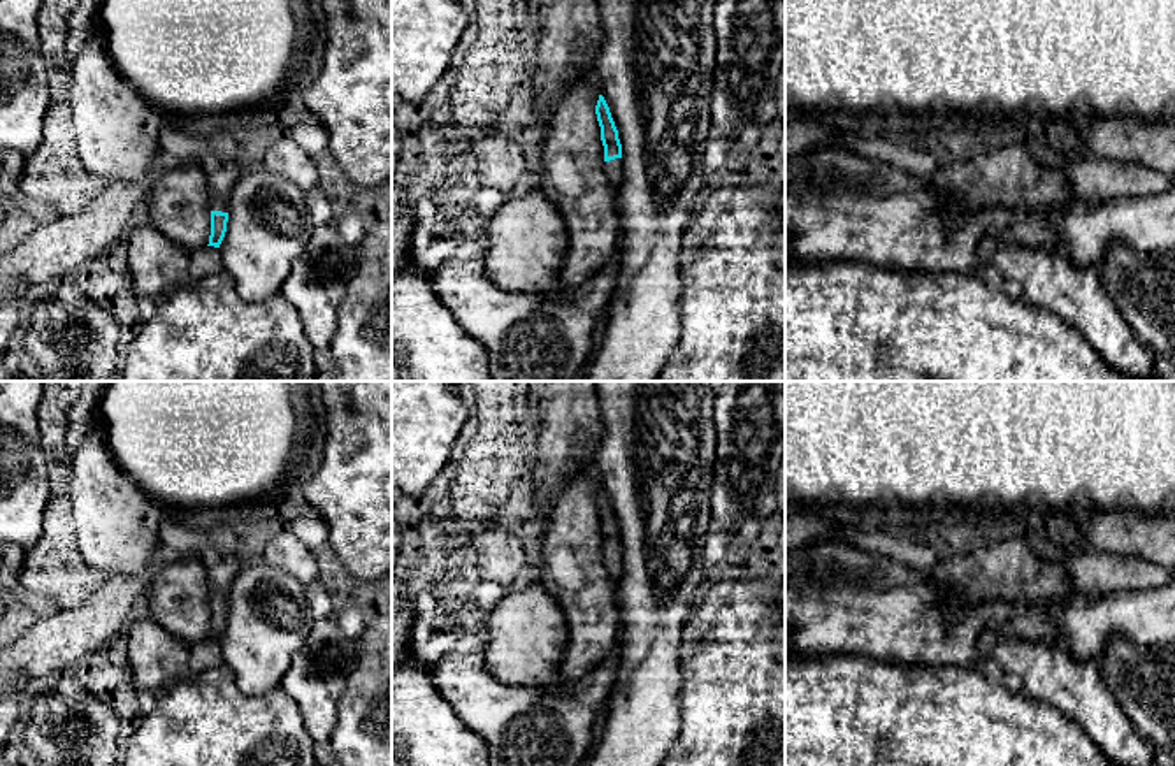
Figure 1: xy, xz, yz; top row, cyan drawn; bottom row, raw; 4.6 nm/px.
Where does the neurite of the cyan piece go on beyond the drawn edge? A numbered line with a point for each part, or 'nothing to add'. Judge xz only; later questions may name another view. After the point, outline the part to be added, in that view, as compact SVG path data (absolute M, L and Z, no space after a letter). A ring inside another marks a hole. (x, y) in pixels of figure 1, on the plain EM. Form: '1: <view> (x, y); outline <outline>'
1: xz (613, 561); outline M622 552L604 555L604 566L606 566L613 583L616 585L618 580L622 578Z

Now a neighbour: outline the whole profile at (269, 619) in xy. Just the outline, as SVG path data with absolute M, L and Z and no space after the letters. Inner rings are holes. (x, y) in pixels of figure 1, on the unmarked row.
M263 560L241 567L220 638L237 687L251 697L279 687L313 624L306 585L295 576Z

